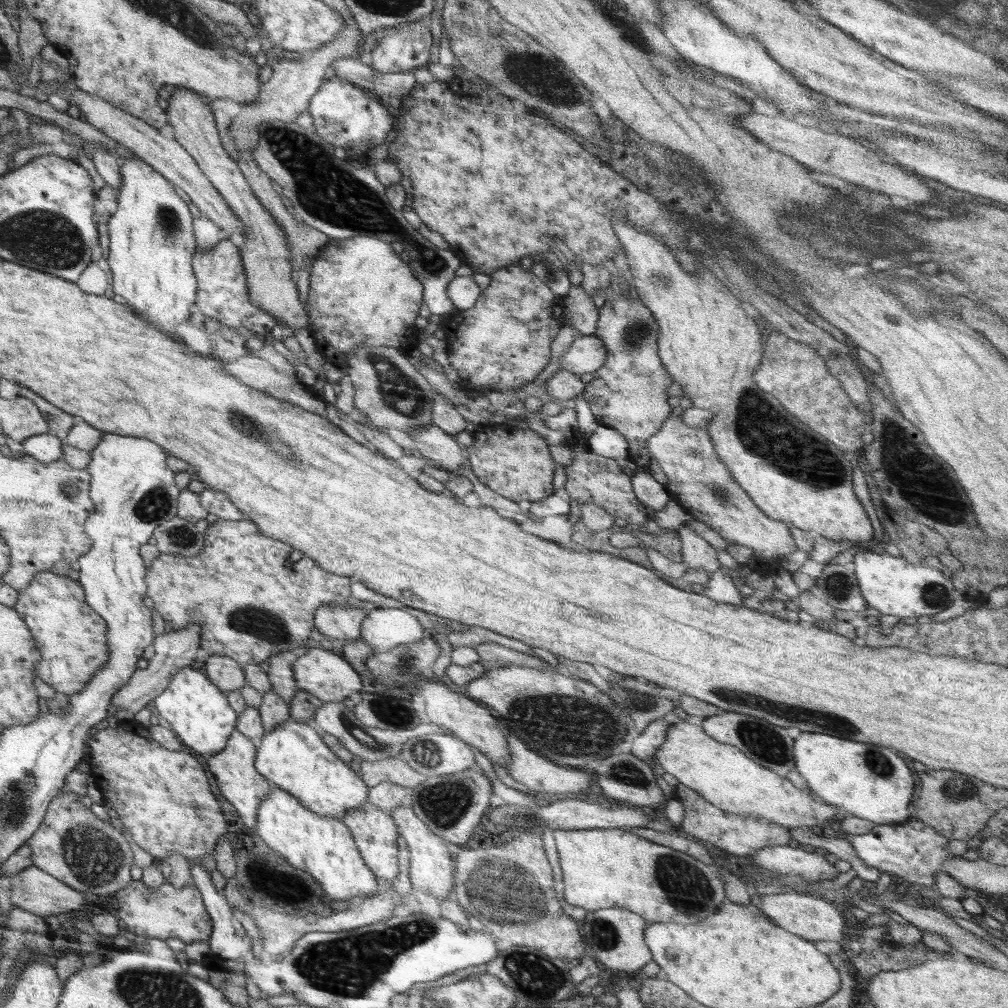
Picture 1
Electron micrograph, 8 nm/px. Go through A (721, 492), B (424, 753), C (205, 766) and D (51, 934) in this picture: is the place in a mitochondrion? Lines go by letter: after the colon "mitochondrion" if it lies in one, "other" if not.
A: mitochondrion
B: mitochondrion
C: other
D: other

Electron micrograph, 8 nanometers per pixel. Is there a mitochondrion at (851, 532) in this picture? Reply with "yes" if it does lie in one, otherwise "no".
no

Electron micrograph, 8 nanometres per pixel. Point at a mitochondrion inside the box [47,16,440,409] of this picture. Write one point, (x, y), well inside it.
(169, 225)

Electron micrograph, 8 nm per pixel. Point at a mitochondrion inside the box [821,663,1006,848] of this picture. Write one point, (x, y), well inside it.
(955, 790)

